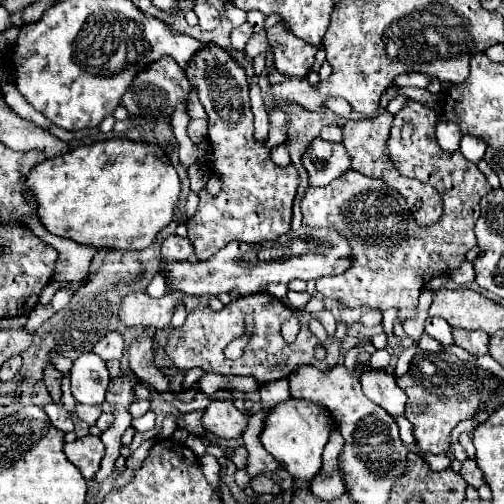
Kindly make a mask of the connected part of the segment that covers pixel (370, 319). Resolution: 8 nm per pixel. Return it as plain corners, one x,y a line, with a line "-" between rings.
367,310
360,318
362,322
367,327
373,327
382,322
382,312
379,310

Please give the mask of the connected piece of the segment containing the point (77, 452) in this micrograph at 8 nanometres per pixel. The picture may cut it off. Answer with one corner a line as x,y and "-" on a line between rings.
87,435
87,437
81,437
73,443
67,443
65,455
69,457
71,463
77,465
81,475
89,481
95,477
95,473
101,467
101,459
105,455
105,445
103,445
101,437

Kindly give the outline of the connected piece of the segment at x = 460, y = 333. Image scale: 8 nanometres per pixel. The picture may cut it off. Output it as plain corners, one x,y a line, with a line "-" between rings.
453,329
453,341
455,345
463,347
471,355
485,355
489,349
489,335
483,331
465,331
465,329

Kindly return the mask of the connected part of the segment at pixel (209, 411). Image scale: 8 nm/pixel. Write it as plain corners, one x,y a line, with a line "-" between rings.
211,401
201,417
205,431
217,437
239,437
249,421
249,415
241,413
231,401

